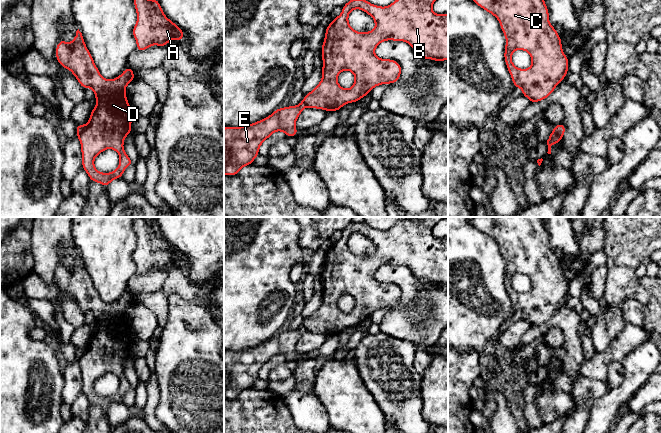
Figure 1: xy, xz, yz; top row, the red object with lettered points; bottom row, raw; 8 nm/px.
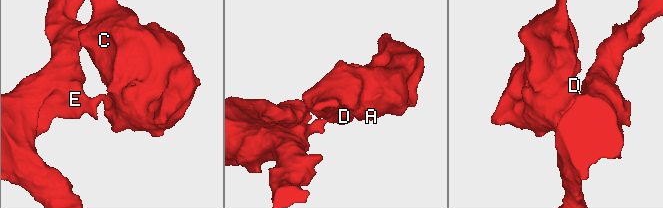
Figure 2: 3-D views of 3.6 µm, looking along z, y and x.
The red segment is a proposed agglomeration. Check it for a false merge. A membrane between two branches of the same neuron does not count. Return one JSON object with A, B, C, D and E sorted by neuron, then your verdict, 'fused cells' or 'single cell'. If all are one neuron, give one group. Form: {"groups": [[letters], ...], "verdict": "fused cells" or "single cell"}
{"groups": [["A", "B", "C", "D"], ["E"]], "verdict": "fused cells"}

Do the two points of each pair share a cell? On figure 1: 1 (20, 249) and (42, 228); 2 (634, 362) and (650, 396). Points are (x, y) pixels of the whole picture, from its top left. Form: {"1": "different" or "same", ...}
{"1": "different", "2": "different"}

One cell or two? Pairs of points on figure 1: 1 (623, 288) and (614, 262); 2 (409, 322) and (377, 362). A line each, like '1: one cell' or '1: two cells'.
1: one cell
2: two cells

